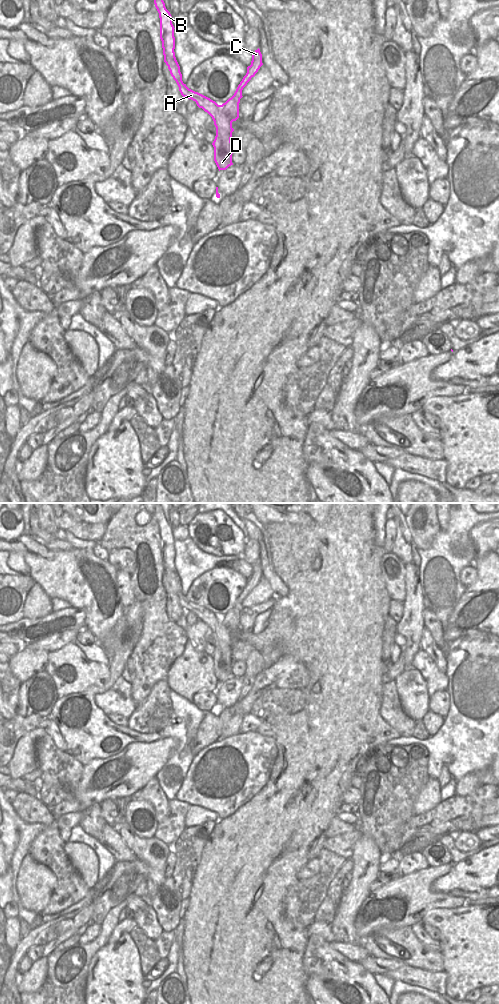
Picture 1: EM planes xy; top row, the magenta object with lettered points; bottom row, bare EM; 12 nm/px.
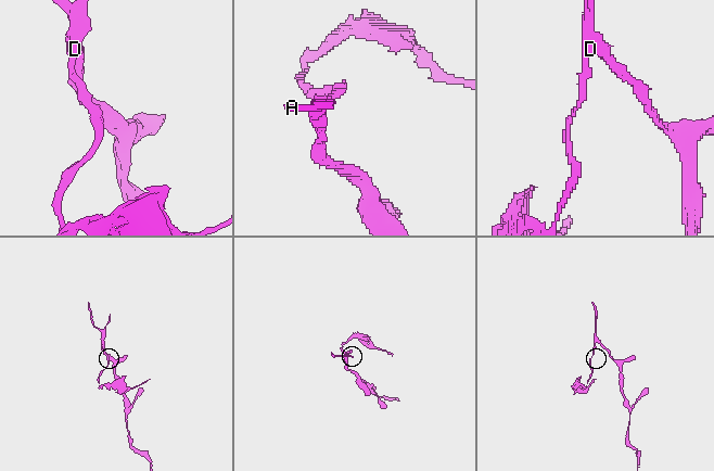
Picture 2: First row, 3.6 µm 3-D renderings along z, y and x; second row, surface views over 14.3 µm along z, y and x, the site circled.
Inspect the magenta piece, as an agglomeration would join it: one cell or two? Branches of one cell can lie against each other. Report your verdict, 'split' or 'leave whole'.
split

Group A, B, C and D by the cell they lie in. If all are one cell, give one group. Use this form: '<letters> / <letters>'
A B D / C

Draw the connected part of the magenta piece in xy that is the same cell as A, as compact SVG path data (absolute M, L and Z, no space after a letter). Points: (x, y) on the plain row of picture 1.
M158 503L155 505L155 519L160 530L160 551L162 553L164 574L168 578L171 588L176 593L183 609L196 614L213 631L216 639L216 648L212 655L214 659L214 673L219 682L226 682L232 675L233 659L230 650L231 633L222 624L222 618L210 610L189 601L182 593L180 578L175 569L175 549L172 528L166 521L165 515Z

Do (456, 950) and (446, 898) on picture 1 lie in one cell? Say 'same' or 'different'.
different

